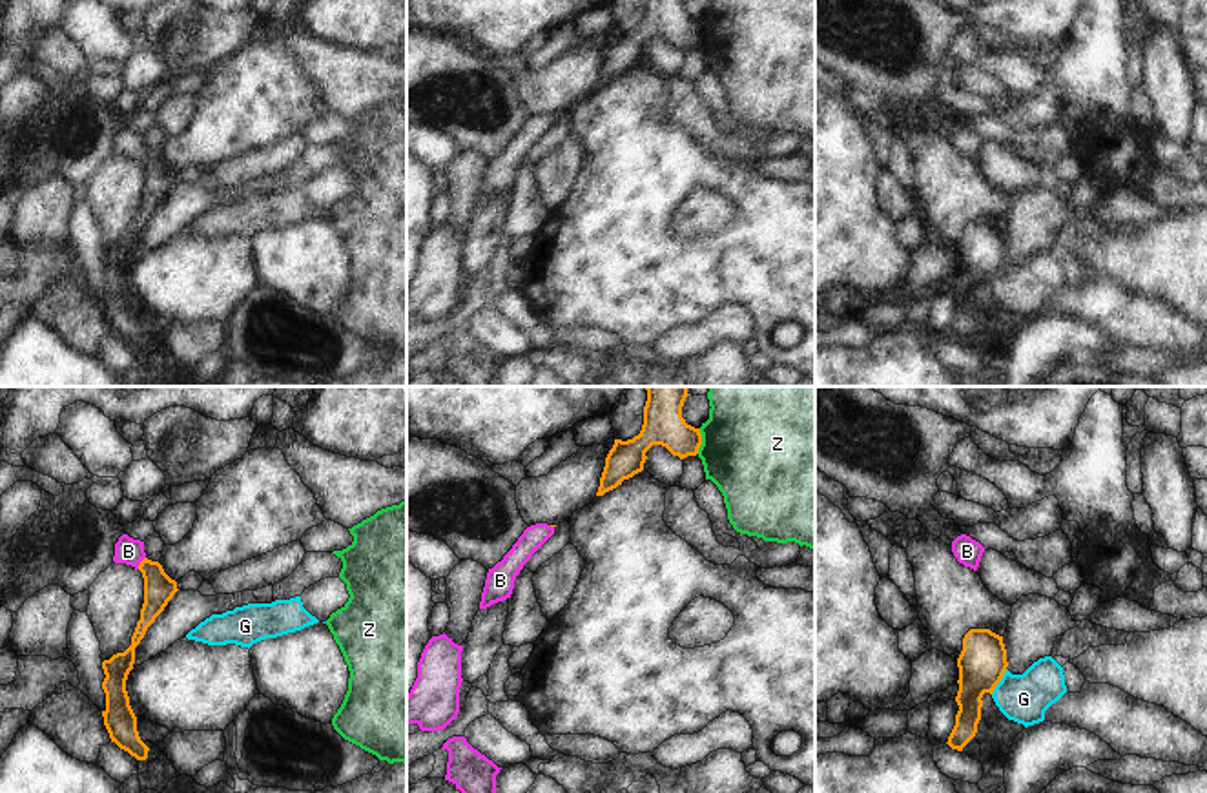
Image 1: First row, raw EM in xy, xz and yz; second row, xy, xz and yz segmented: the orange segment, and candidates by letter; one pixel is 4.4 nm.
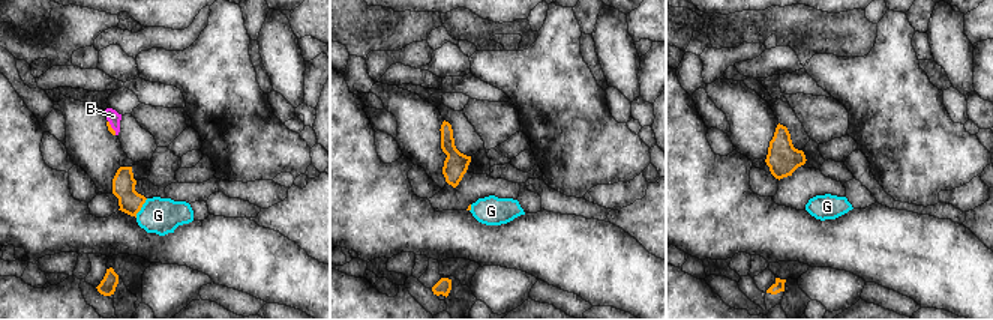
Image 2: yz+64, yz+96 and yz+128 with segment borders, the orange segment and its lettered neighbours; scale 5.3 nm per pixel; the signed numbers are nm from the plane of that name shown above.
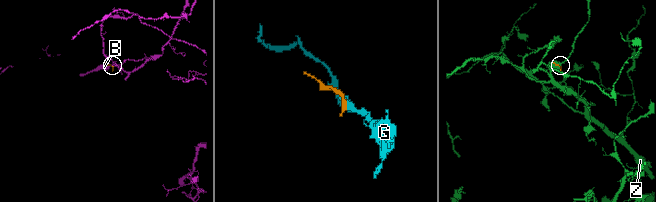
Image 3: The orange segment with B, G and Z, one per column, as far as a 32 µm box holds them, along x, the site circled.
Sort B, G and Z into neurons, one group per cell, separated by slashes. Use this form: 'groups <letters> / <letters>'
groups B / G / Z

